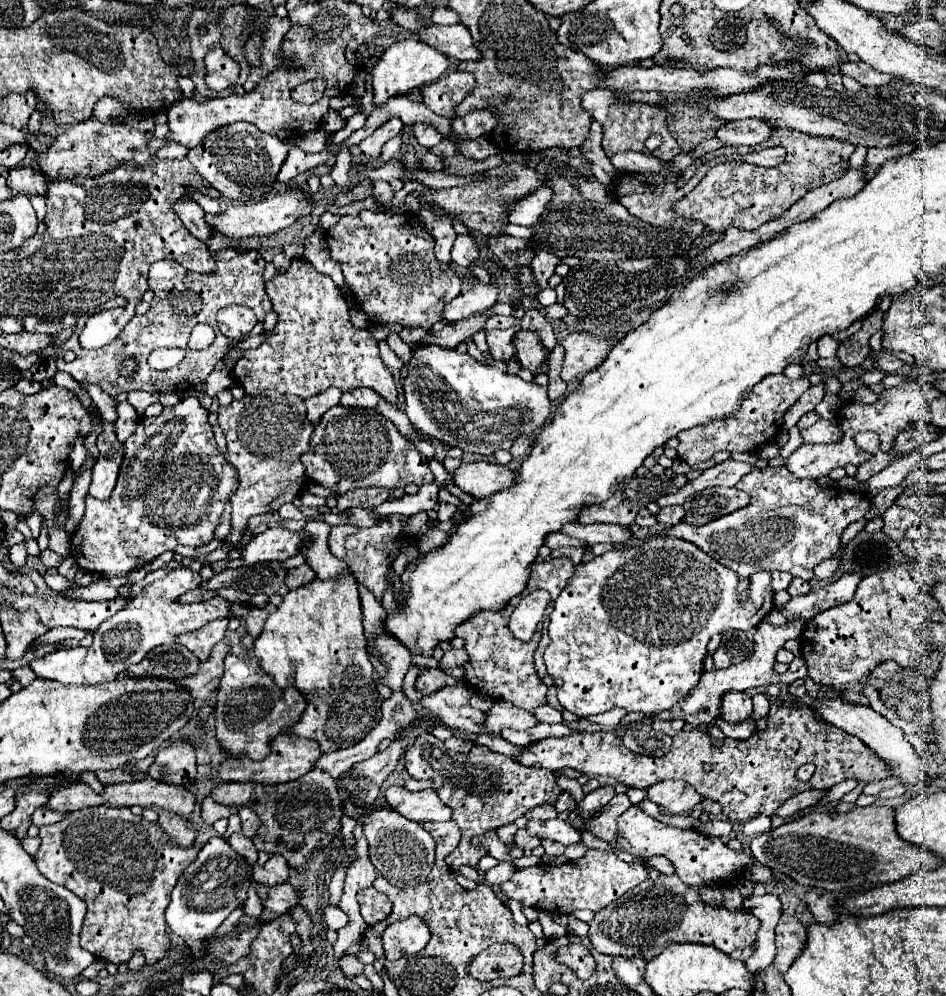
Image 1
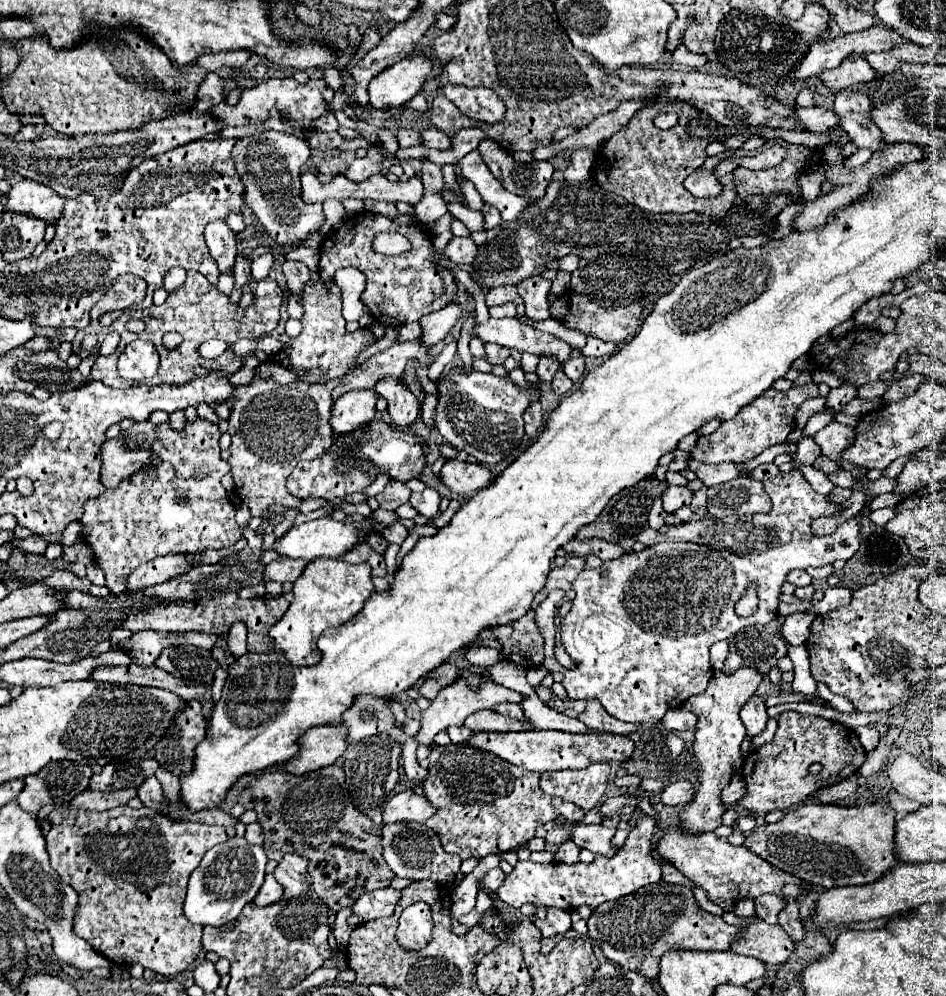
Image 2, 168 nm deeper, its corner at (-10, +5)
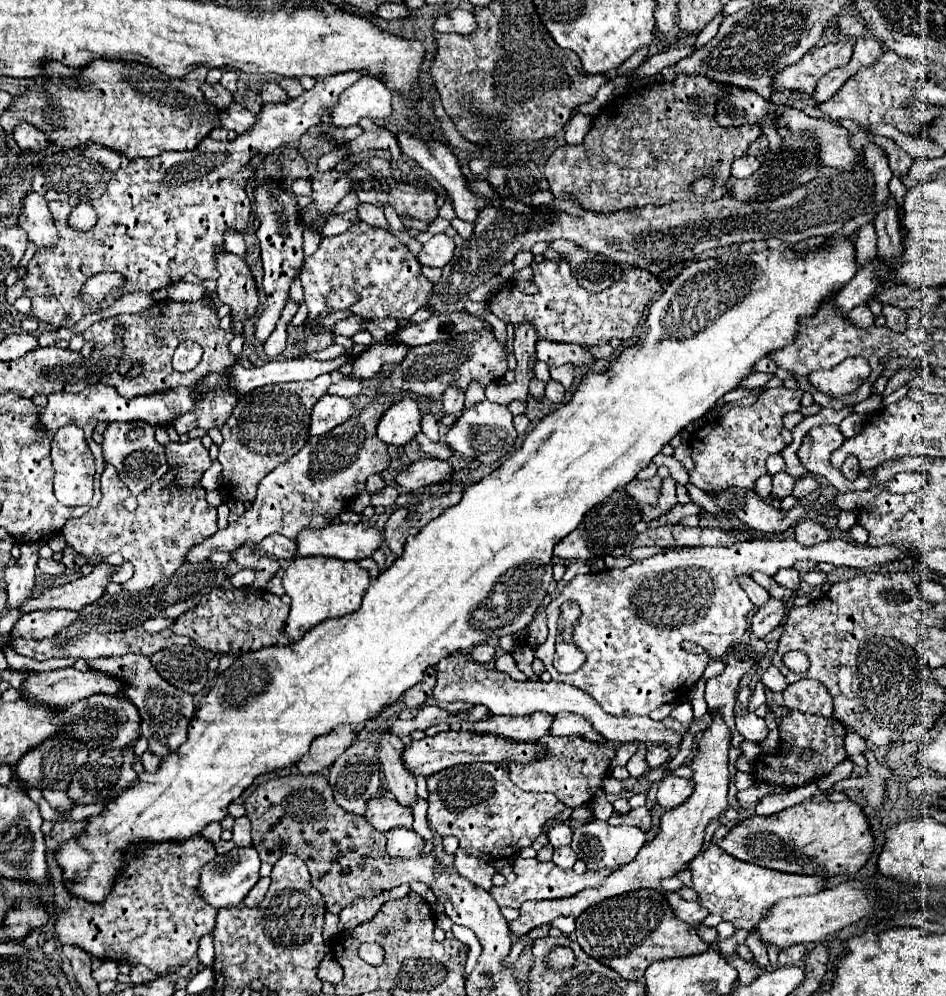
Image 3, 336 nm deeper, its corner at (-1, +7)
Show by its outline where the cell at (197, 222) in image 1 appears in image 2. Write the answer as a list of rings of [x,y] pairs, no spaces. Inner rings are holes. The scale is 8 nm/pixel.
[[[210,222],[204,230],[206,236],[206,244],[210,248],[212,258],[218,262],[222,272],[232,272],[234,266],[234,258],[236,258],[236,234],[232,234],[232,230],[228,228],[226,222]]]

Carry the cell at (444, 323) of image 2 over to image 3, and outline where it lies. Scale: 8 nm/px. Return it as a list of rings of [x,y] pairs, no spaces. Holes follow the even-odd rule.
[[[391,340],[373,342],[363,352],[363,356],[359,356],[353,362],[353,370],[351,370],[349,378],[353,378],[353,380],[373,378],[385,364],[399,364],[405,358],[407,350],[409,350],[409,346],[403,346],[403,344],[391,342]]]

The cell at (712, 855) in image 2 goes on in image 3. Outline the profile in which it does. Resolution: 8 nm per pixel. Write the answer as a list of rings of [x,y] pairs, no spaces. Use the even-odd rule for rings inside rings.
[[[711,844],[709,850],[701,852],[693,862],[689,862],[687,868],[693,872],[693,890],[699,894],[697,902],[707,908],[709,914],[717,914],[723,920],[731,922],[735,930],[749,930],[759,924],[763,914],[781,898],[817,894],[827,888],[827,880],[819,880],[817,876],[813,878],[803,874],[785,874],[779,870],[741,862],[727,852],[721,852],[717,844]]]

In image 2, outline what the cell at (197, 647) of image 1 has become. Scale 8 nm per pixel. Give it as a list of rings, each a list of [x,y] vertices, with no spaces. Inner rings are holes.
[[[140,632],[134,636],[134,640],[120,642],[118,646],[126,646],[128,652],[132,652],[132,658],[136,664],[154,664],[154,660],[160,656],[160,652],[166,646],[182,646],[182,644],[192,644],[204,650],[212,650],[216,646],[220,636],[214,634],[204,634],[204,632]]]

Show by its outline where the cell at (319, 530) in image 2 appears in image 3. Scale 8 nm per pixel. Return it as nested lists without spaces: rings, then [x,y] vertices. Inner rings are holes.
[[[361,520],[357,524],[329,524],[323,530],[303,530],[297,536],[297,554],[311,556],[321,554],[341,560],[363,560],[381,548],[381,530],[369,522]]]

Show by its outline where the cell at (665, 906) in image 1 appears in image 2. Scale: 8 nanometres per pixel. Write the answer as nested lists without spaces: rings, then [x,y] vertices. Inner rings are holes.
[[[660,880],[656,886],[644,886],[620,900],[600,904],[592,916],[588,918],[588,934],[598,940],[606,958],[618,962],[620,966],[640,972],[644,978],[658,976],[658,964],[664,952],[668,950],[730,950],[730,944],[742,934],[740,926],[730,926],[722,920],[722,916],[714,916],[702,910],[688,886],[670,884]]]

